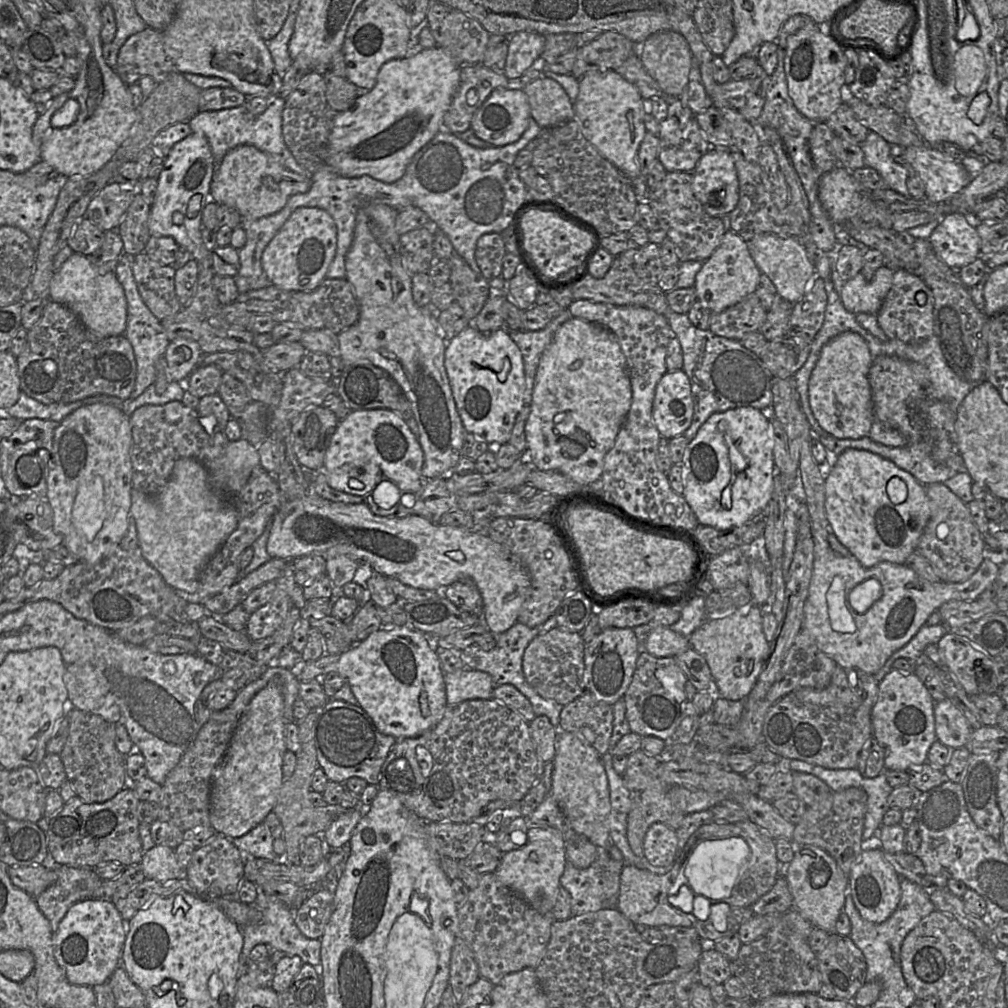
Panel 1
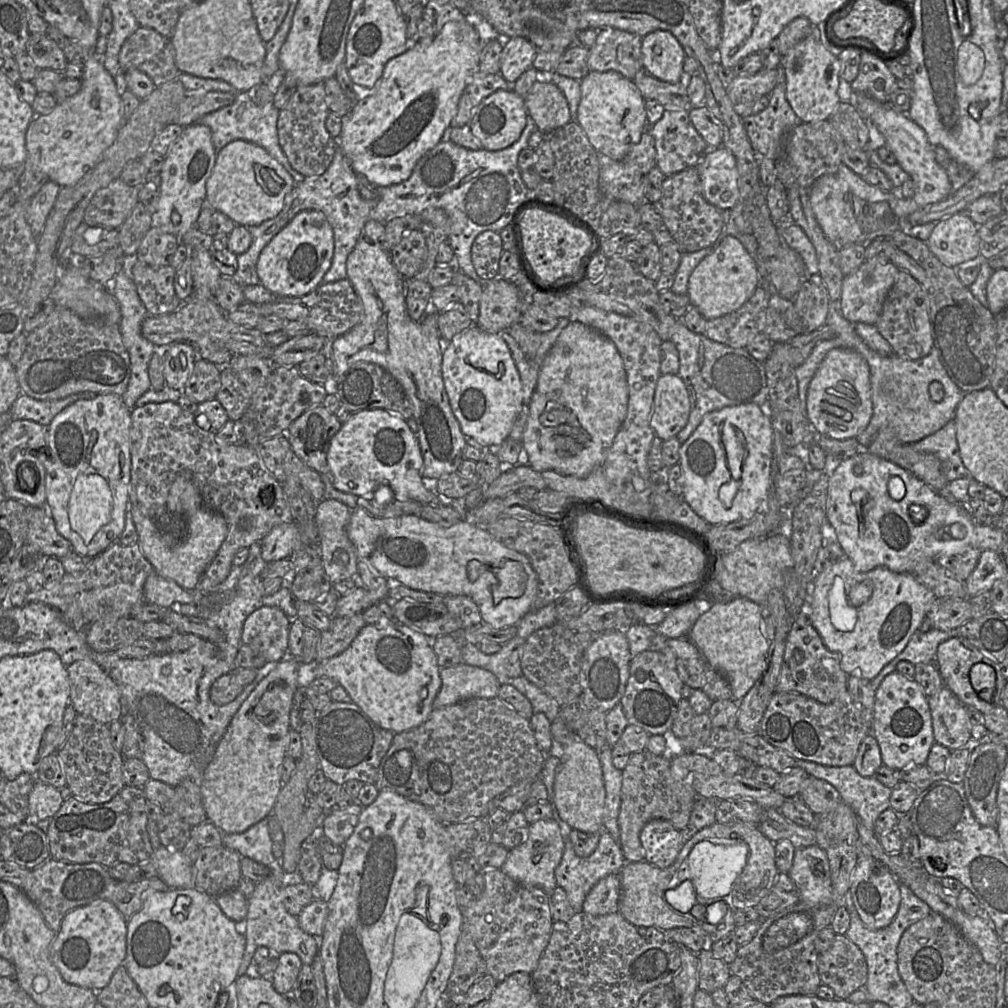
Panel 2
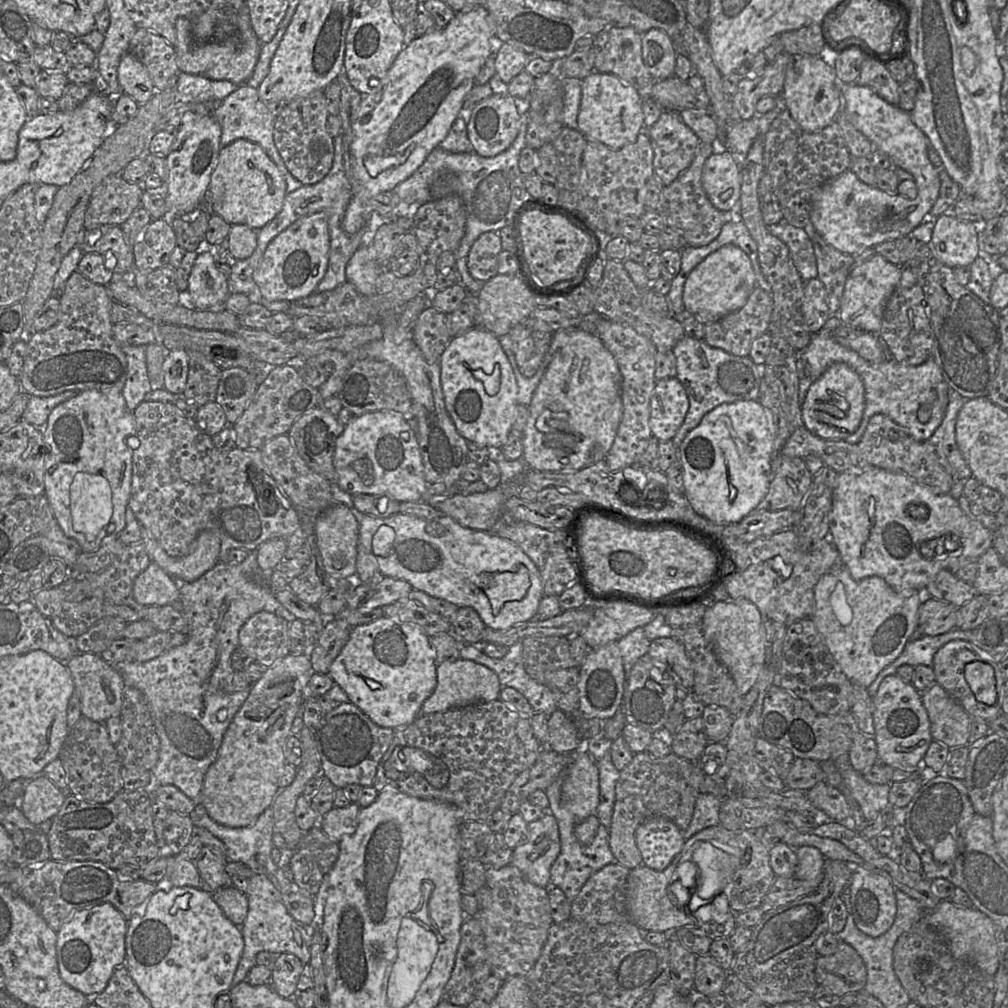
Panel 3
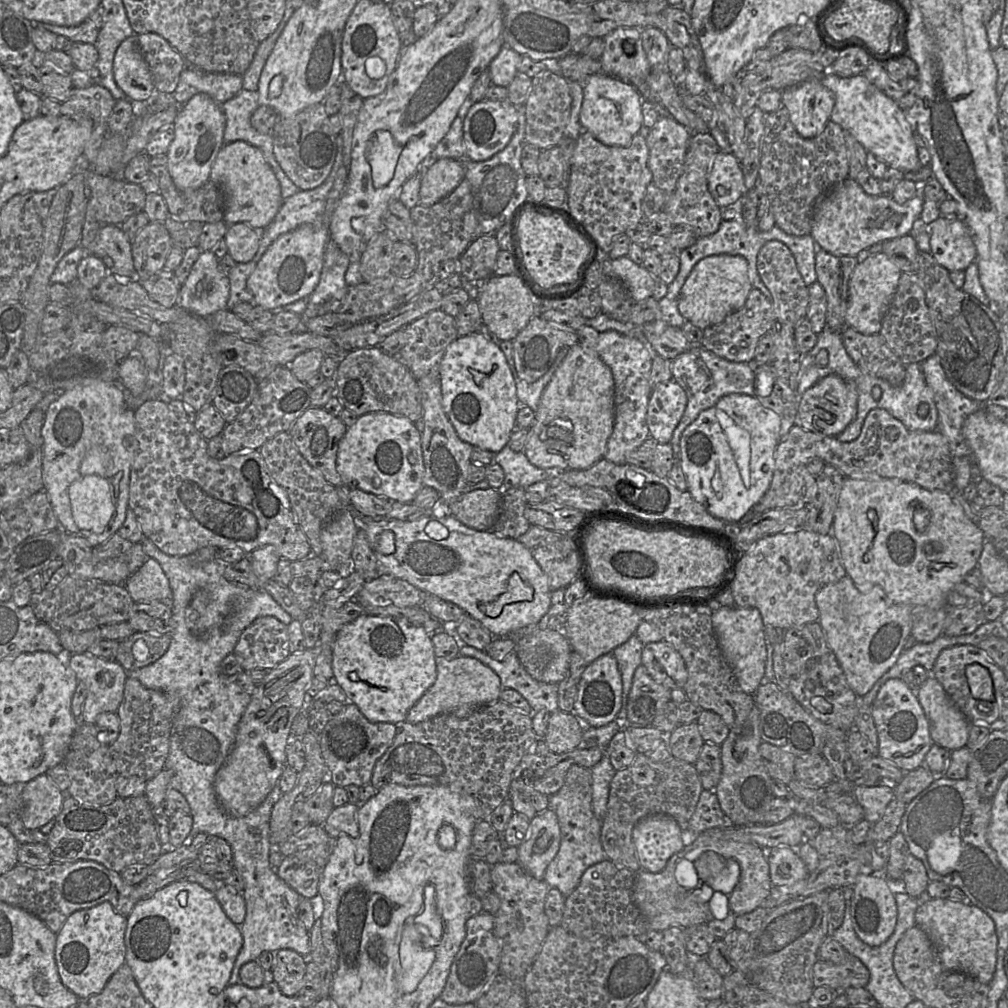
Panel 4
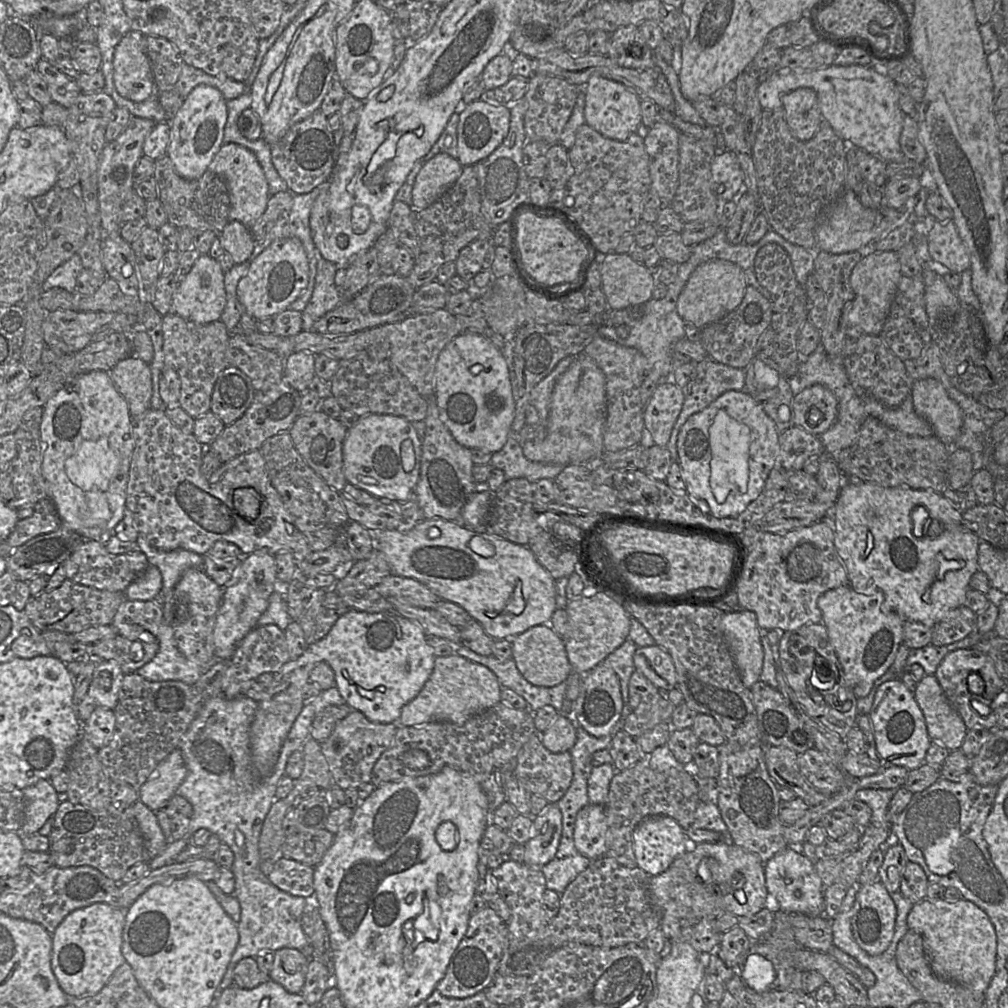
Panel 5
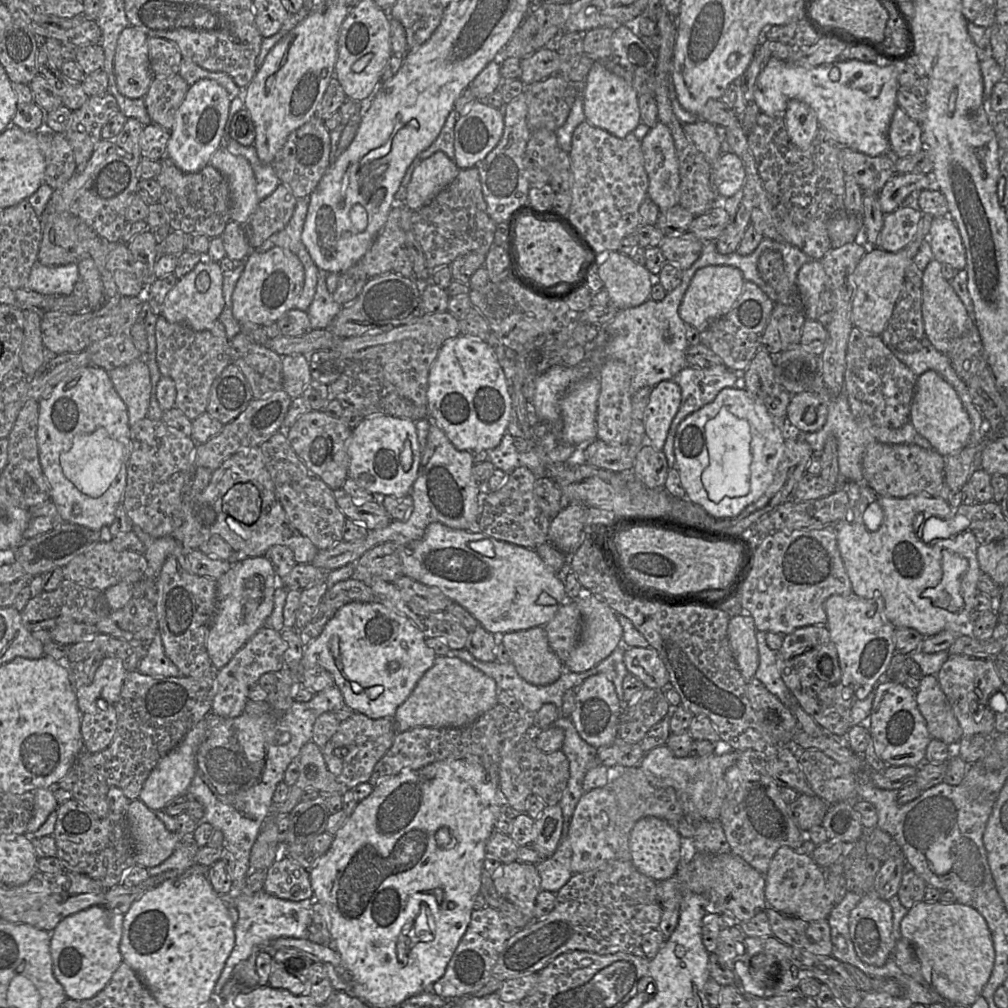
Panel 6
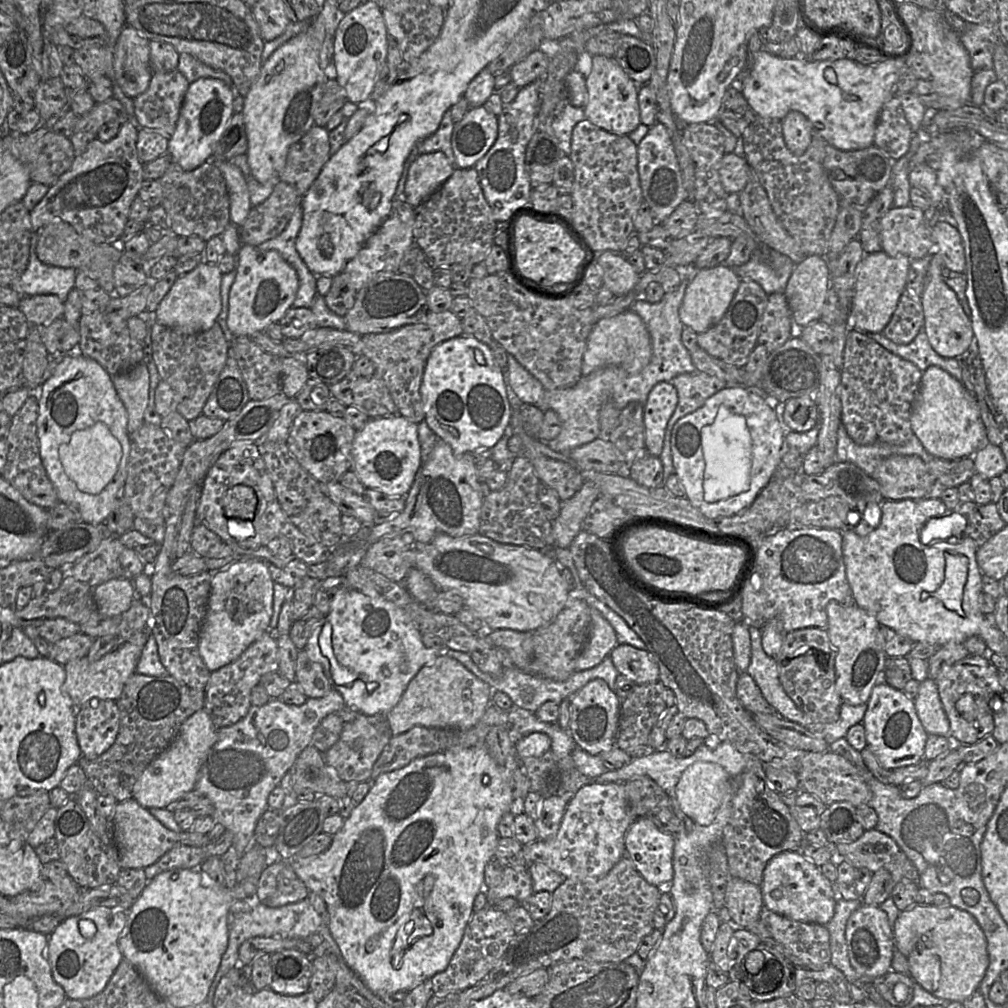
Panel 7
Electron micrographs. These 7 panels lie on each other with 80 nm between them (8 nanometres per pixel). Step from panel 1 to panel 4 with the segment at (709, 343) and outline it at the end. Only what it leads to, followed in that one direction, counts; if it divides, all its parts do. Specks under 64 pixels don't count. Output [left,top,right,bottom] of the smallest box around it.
[670,345,756,460]

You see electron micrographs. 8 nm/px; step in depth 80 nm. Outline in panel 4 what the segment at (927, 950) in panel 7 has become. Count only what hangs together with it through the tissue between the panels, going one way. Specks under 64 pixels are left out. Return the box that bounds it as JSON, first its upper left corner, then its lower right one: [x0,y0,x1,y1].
[915,898,998,985]

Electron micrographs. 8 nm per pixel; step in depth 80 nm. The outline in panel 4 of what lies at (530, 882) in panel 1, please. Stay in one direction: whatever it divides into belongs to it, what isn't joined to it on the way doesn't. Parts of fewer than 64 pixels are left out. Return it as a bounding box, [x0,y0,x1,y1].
[518,808,560,880]

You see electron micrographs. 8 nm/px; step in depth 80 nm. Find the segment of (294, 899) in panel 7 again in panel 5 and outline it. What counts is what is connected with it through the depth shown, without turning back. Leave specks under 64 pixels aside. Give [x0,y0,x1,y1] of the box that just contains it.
[267,856,315,898]

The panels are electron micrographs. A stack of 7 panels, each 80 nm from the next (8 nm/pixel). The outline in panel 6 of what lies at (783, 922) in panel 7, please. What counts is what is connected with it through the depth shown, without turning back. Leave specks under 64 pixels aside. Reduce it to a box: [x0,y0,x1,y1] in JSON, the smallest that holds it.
[765,908,832,955]

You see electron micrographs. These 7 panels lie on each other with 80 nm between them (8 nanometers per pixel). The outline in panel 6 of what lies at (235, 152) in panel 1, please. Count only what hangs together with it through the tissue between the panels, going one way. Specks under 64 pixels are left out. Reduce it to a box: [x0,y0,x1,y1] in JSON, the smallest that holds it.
[209,147,260,225]

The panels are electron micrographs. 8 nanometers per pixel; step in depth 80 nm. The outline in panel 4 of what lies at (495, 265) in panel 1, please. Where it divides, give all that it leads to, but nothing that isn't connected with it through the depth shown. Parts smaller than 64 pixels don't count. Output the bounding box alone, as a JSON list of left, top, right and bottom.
[458,234,499,281]

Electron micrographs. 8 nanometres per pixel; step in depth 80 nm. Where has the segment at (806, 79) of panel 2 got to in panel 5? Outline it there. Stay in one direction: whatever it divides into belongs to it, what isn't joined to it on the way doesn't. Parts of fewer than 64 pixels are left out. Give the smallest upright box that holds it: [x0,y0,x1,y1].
[782,88,823,141]

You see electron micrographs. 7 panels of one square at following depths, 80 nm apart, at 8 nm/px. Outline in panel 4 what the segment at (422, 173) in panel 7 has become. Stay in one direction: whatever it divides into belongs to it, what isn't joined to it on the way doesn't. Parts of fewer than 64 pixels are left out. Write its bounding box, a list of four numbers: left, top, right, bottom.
[419,158,464,206]

